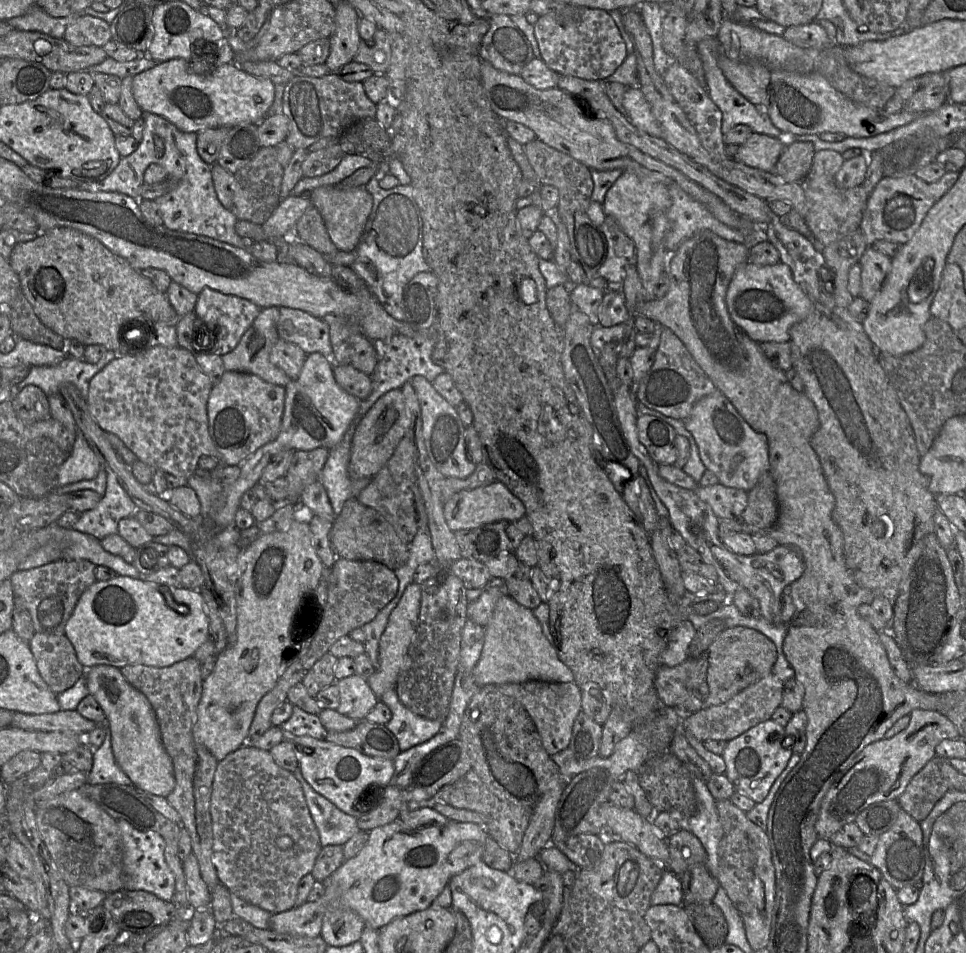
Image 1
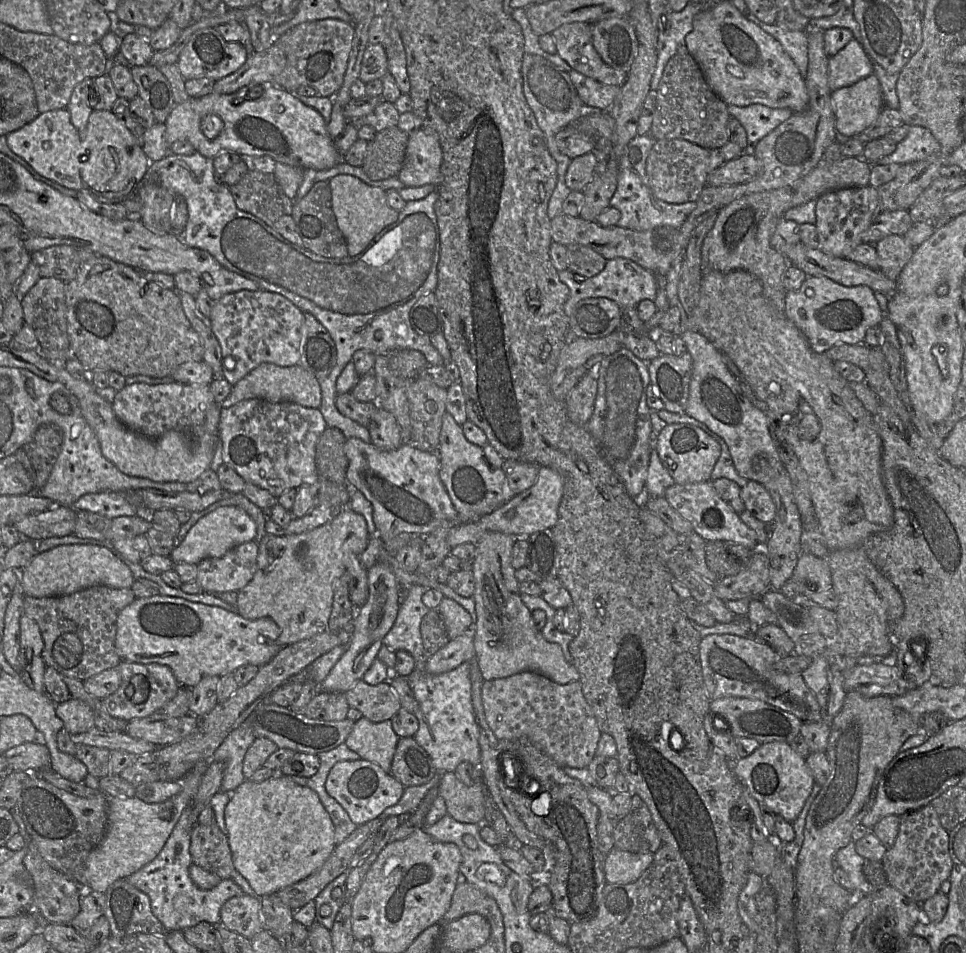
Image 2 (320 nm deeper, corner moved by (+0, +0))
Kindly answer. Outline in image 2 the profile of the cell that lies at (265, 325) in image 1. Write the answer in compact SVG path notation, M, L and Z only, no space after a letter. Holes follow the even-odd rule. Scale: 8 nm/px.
M265 362L253 369L232 387L227 405L259 398L270 402L293 402L308 408L320 408L322 392L317 378L301 364L282 367Z

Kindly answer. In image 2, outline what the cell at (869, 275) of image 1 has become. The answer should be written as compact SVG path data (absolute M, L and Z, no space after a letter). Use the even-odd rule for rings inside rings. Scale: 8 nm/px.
M888 235L877 243L875 248L879 257L879 270L889 279L895 280L913 256L915 248L903 235Z

